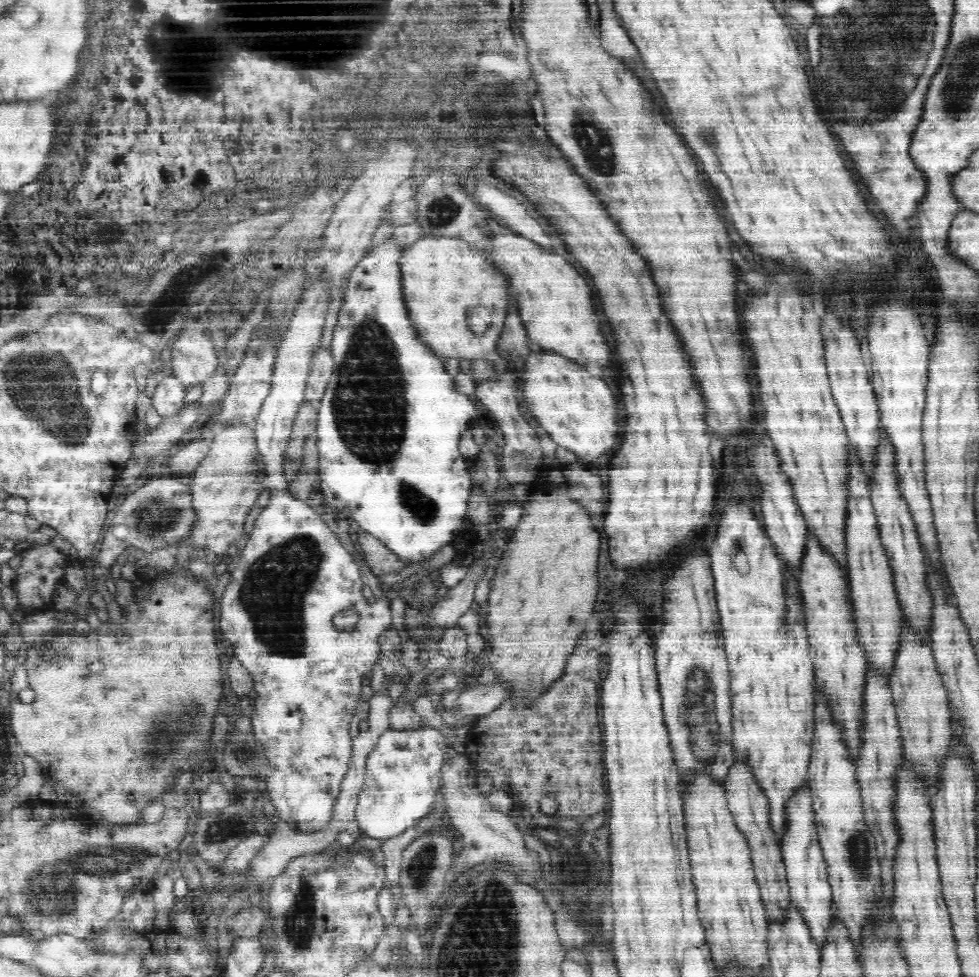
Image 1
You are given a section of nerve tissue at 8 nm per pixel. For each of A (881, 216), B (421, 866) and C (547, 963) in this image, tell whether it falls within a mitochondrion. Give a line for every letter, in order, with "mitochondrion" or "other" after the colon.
A: other
B: mitochondrion
C: other

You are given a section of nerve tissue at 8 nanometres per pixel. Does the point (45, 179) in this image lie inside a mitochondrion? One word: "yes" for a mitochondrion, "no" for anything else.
no

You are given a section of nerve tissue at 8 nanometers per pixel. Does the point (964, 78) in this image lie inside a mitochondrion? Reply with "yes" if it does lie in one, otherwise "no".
yes

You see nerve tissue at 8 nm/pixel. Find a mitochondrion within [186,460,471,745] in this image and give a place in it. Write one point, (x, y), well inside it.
(272, 595)

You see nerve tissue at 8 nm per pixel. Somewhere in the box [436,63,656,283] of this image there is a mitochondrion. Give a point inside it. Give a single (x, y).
(592, 140)

